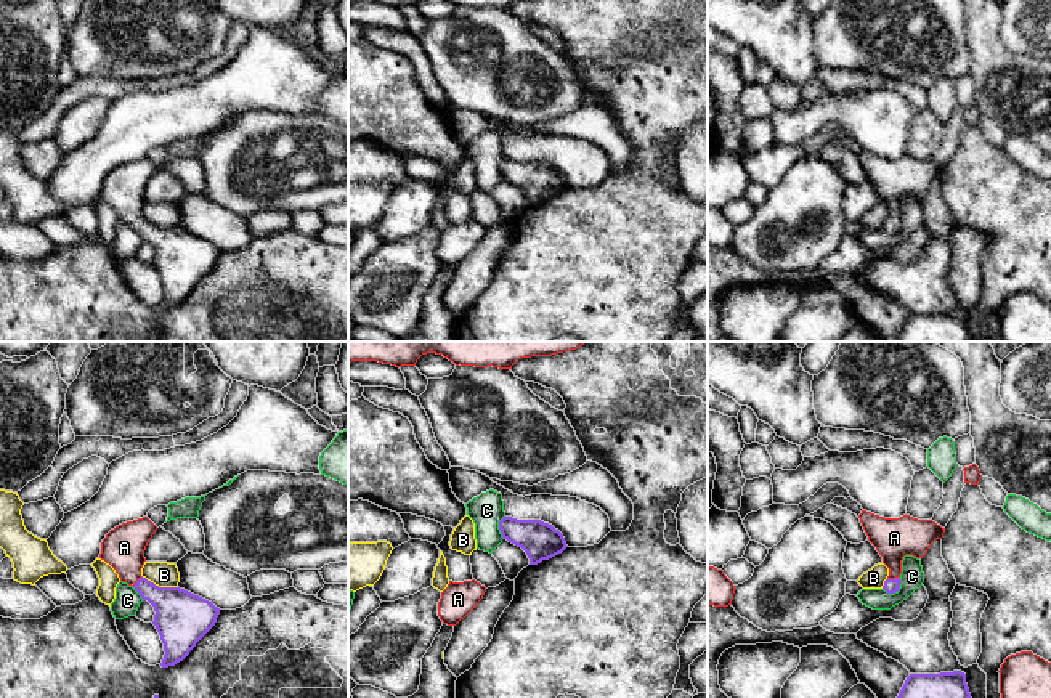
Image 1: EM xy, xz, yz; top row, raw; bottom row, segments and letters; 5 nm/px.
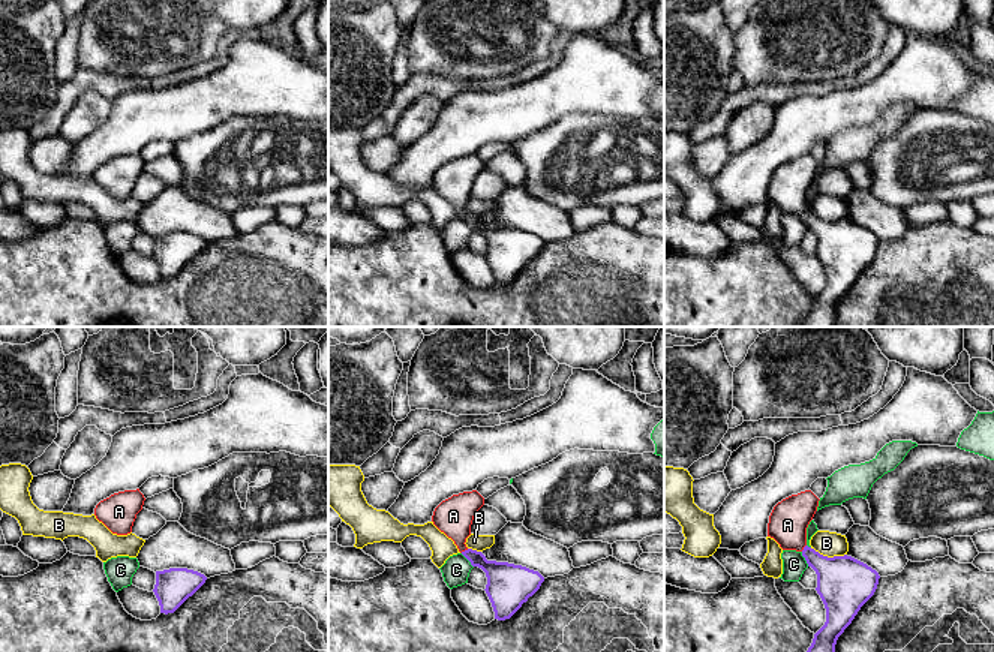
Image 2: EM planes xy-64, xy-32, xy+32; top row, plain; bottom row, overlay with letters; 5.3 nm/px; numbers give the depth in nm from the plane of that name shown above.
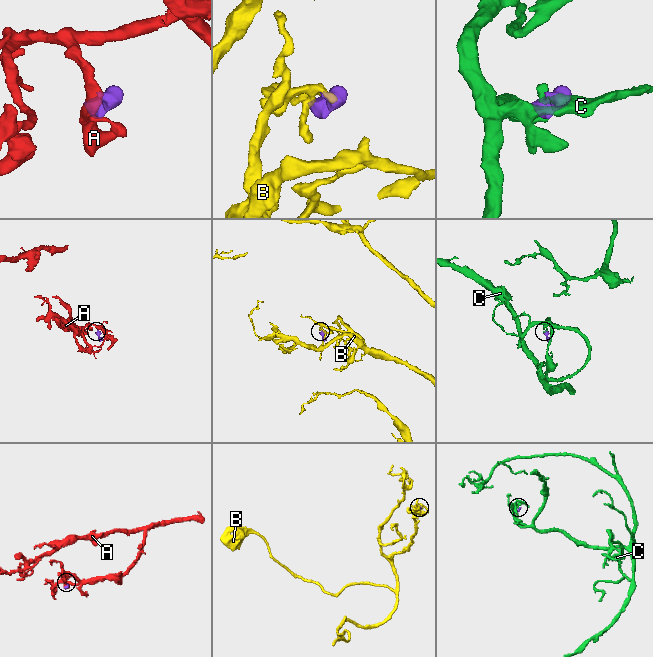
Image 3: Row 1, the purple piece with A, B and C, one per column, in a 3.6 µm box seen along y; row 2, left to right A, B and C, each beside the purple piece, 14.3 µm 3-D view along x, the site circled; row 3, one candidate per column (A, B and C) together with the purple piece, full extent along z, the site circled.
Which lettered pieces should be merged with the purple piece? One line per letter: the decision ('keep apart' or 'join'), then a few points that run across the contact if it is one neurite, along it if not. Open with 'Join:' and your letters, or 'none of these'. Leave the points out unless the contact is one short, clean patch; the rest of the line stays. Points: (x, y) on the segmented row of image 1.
Join: A
A: join; line yz (891, 586), (892, 580), (894, 538)
B: keep apart; line xy (142, 575), (159, 586), (175, 588)
C: keep apart; line yz (900, 578), (900, 586), (894, 592), (883, 589)

